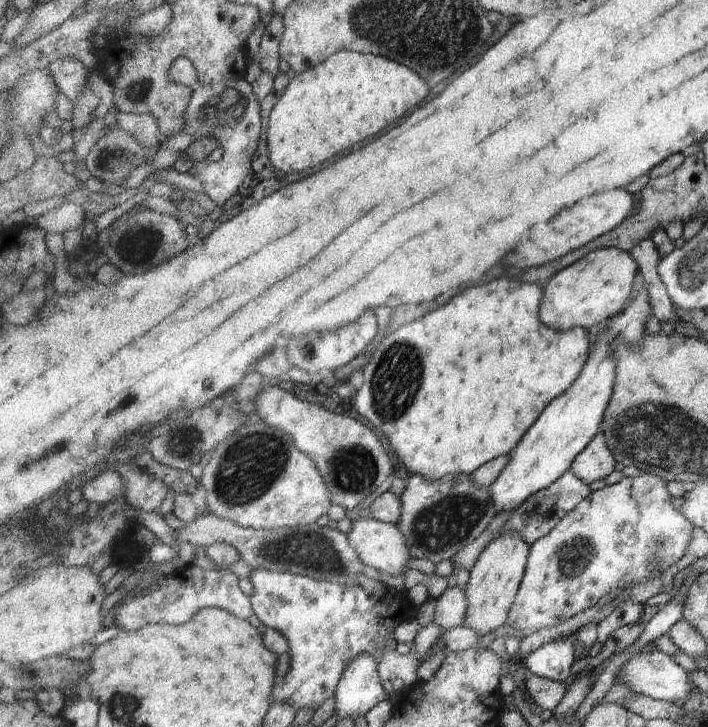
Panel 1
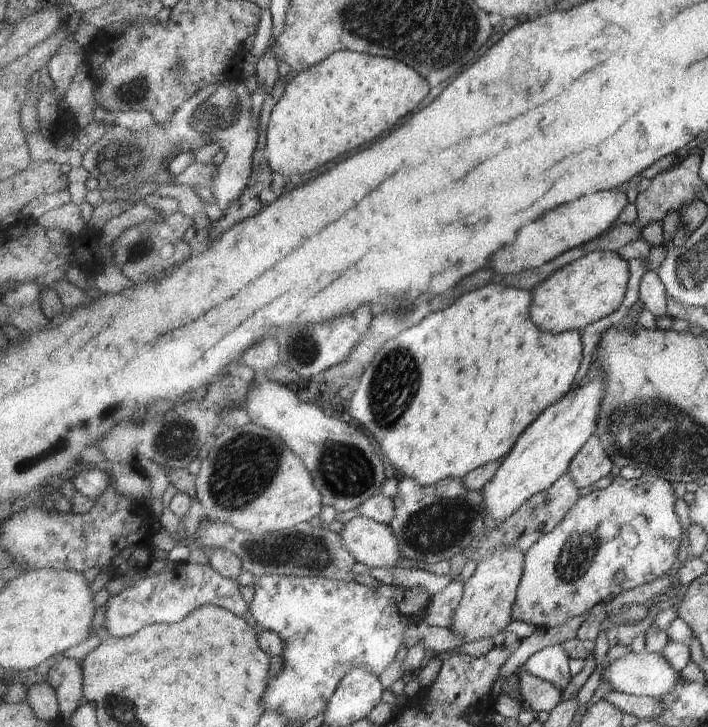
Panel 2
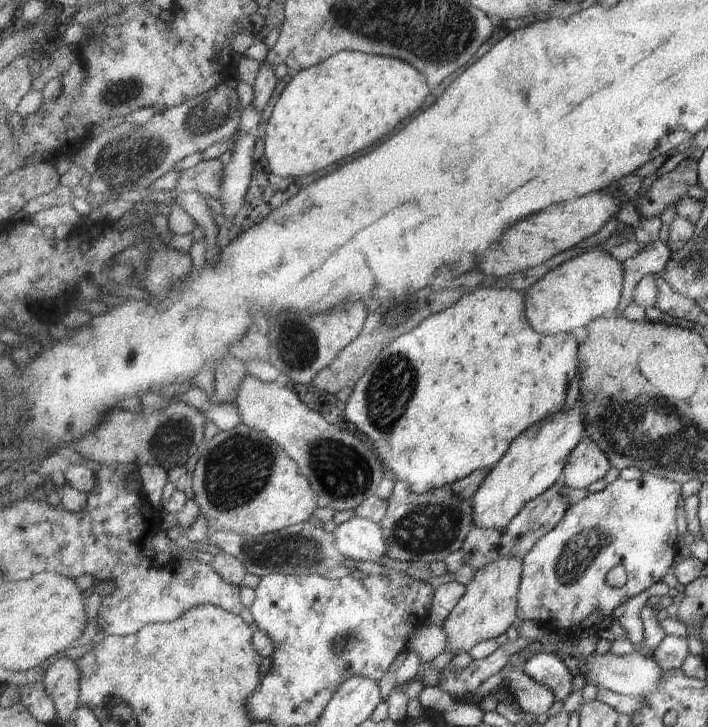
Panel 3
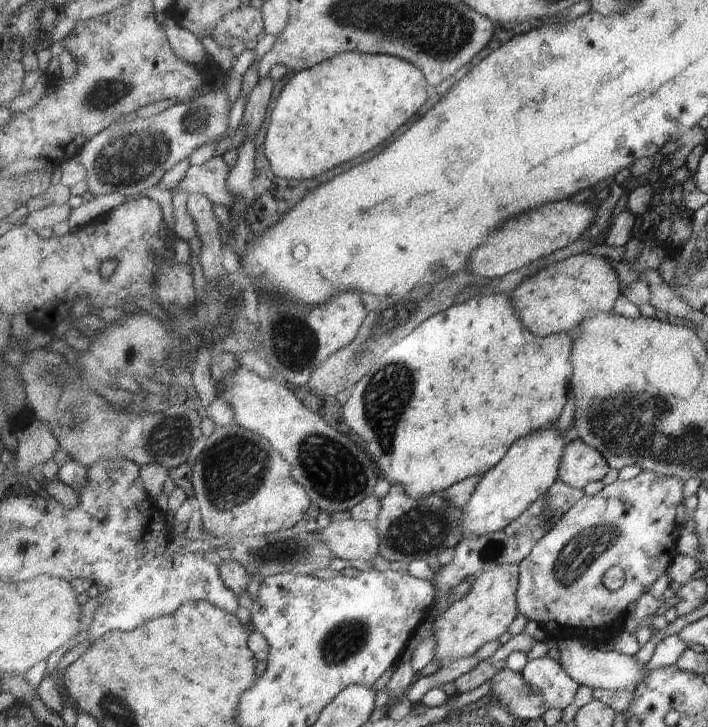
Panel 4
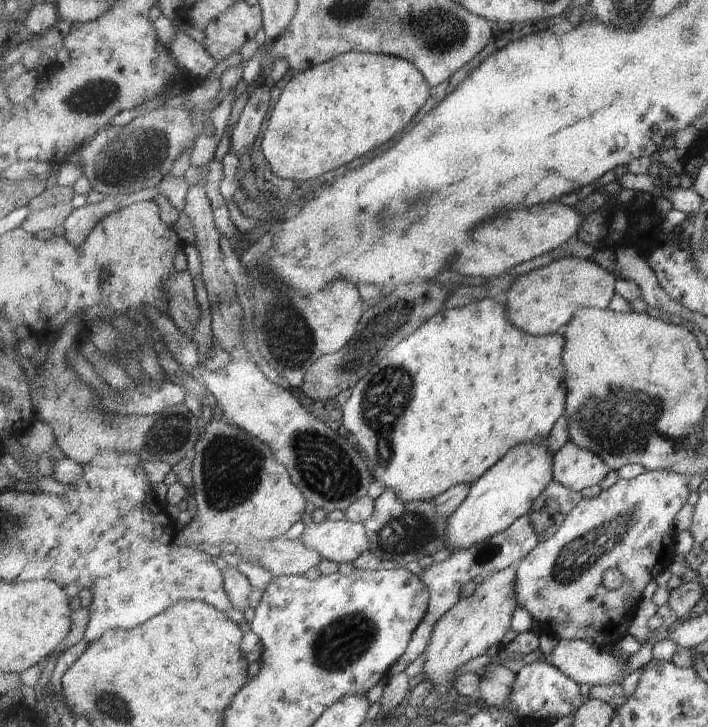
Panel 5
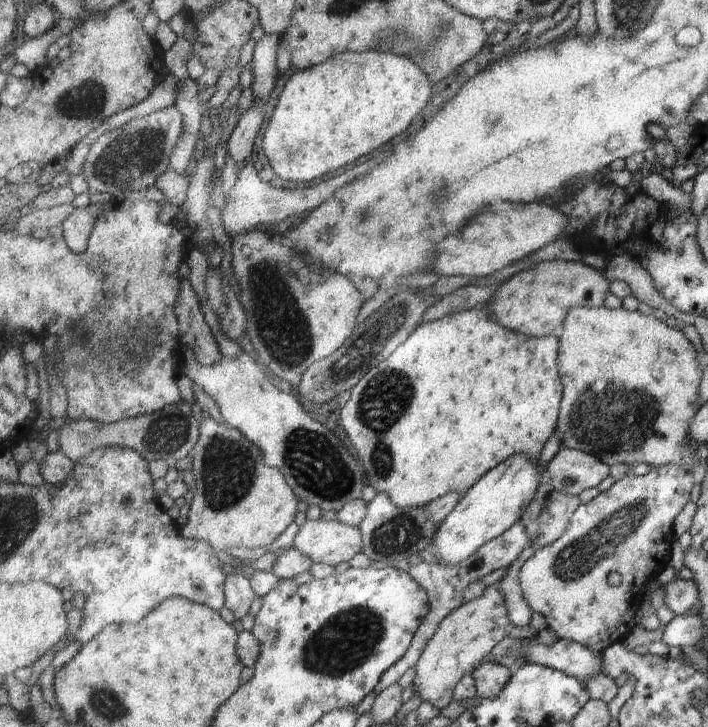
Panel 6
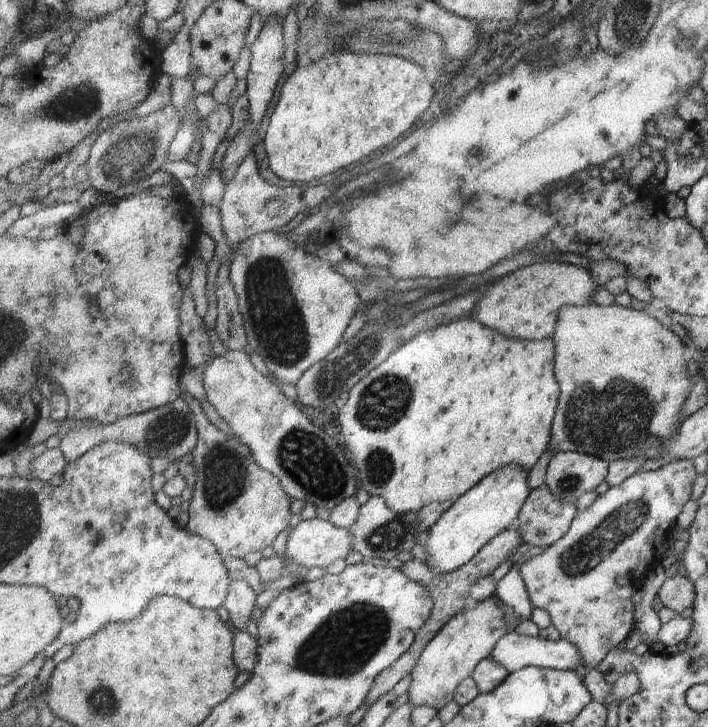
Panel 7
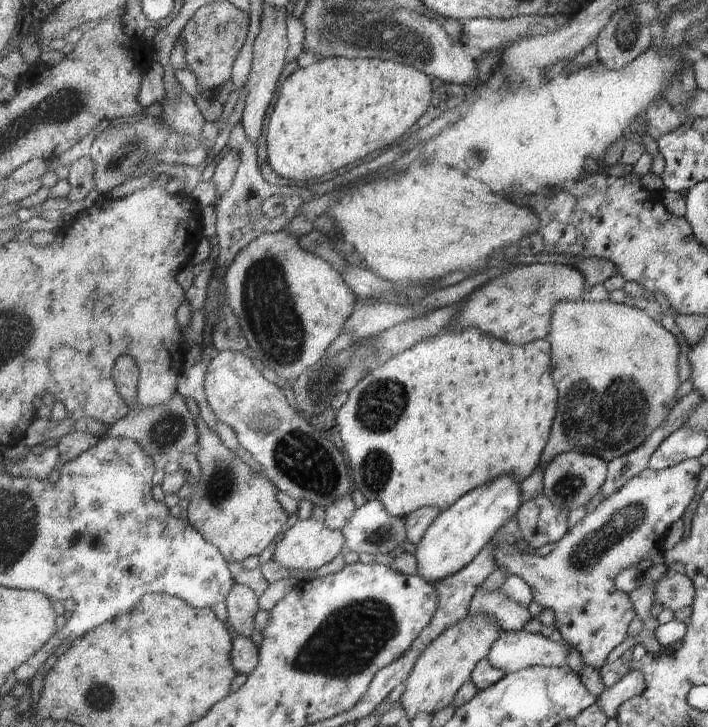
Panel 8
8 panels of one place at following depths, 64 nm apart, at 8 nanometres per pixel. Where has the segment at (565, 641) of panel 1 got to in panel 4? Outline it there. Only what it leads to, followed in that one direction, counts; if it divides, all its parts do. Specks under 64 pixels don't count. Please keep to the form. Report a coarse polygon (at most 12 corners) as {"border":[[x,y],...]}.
{"border":[[557,659],[531,660],[522,673],[545,710],[565,710],[580,684]]}

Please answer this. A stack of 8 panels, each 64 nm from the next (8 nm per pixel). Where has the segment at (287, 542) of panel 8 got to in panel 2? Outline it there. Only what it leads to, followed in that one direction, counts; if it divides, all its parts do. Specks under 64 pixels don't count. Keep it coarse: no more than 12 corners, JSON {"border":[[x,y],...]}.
{"border":[[359,515],[343,524],[343,546],[371,568],[403,558],[393,528]]}

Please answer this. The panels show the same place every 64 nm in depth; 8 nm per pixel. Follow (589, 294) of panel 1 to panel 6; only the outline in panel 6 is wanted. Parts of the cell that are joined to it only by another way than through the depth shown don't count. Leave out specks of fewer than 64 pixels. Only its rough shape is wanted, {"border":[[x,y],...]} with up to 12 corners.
{"border":[[543,261],[495,290],[491,320],[553,337],[611,282],[580,261]]}

